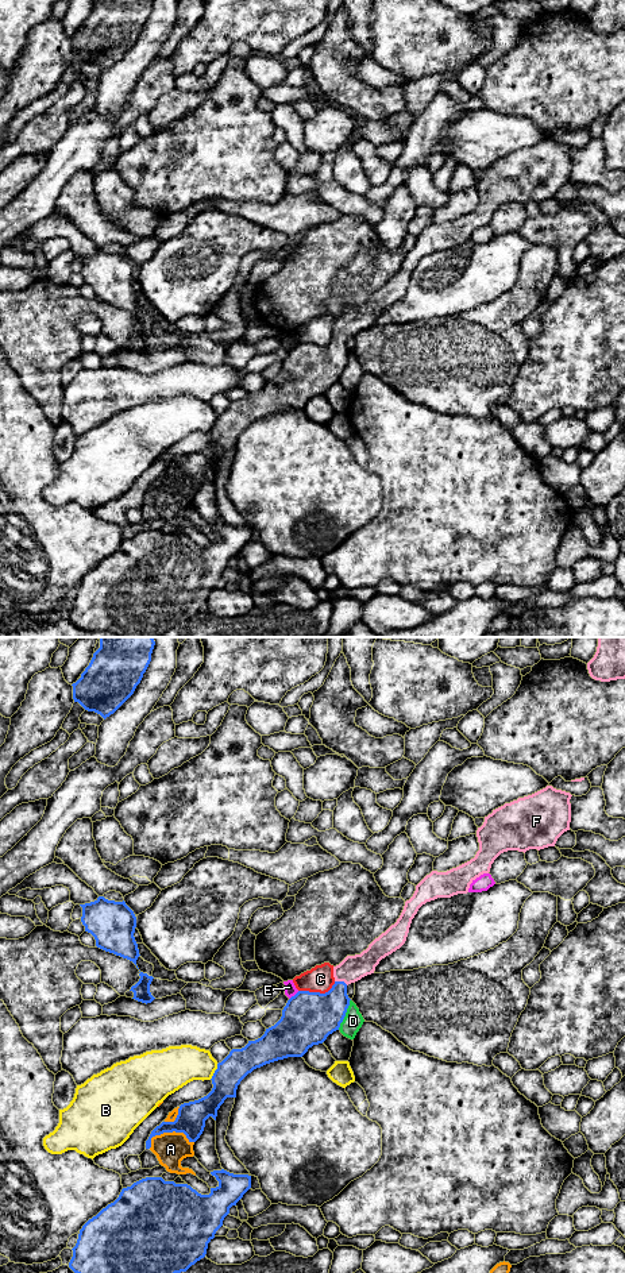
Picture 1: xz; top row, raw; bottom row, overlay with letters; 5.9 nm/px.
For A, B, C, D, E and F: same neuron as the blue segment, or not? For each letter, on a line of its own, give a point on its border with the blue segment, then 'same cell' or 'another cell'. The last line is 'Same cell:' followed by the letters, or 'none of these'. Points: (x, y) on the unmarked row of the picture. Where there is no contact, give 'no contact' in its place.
A: xz (168, 483) | another cell
B: xz (215, 424) | another cell
C: xz (317, 344) | another cell
D: xz (344, 366) | another cell
E: xz (294, 347) | another cell
F: xz (342, 334) | same cell
Same cell: F

